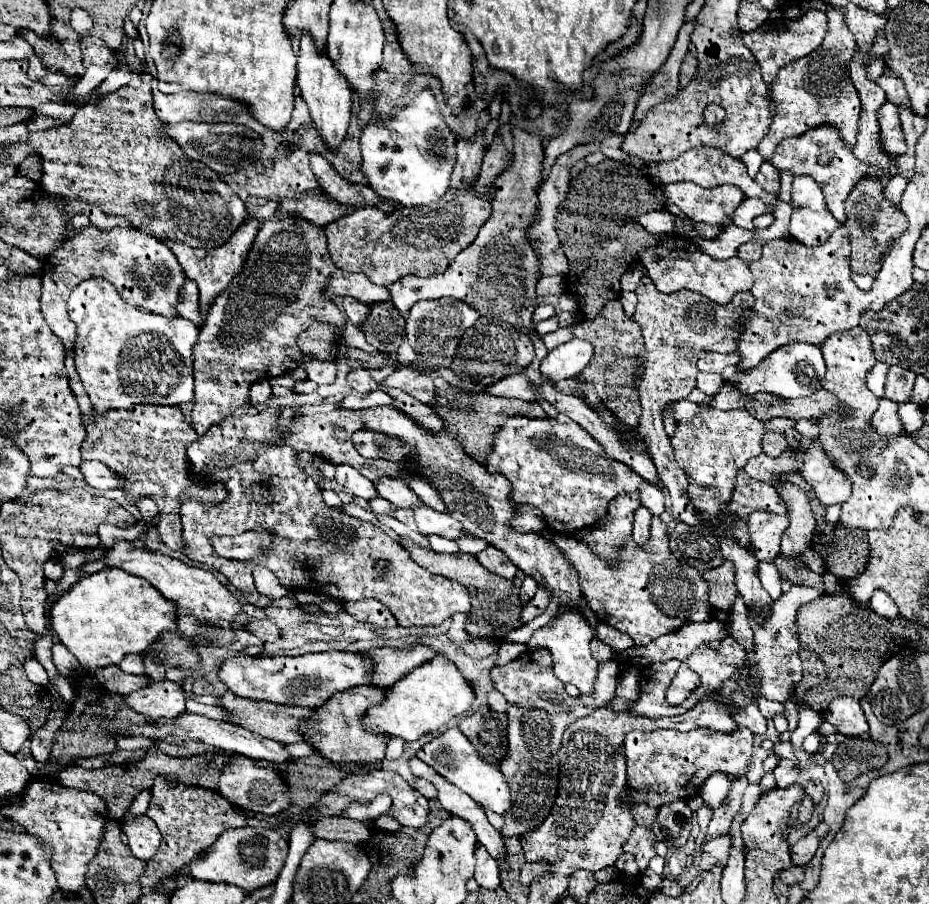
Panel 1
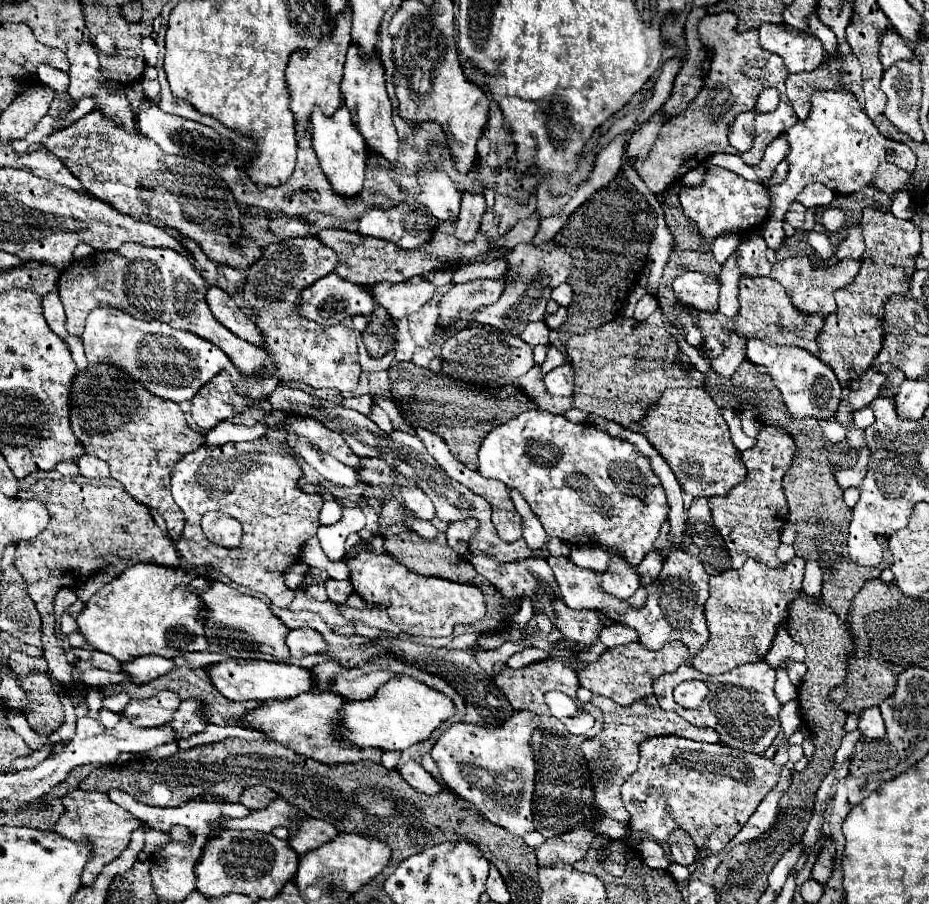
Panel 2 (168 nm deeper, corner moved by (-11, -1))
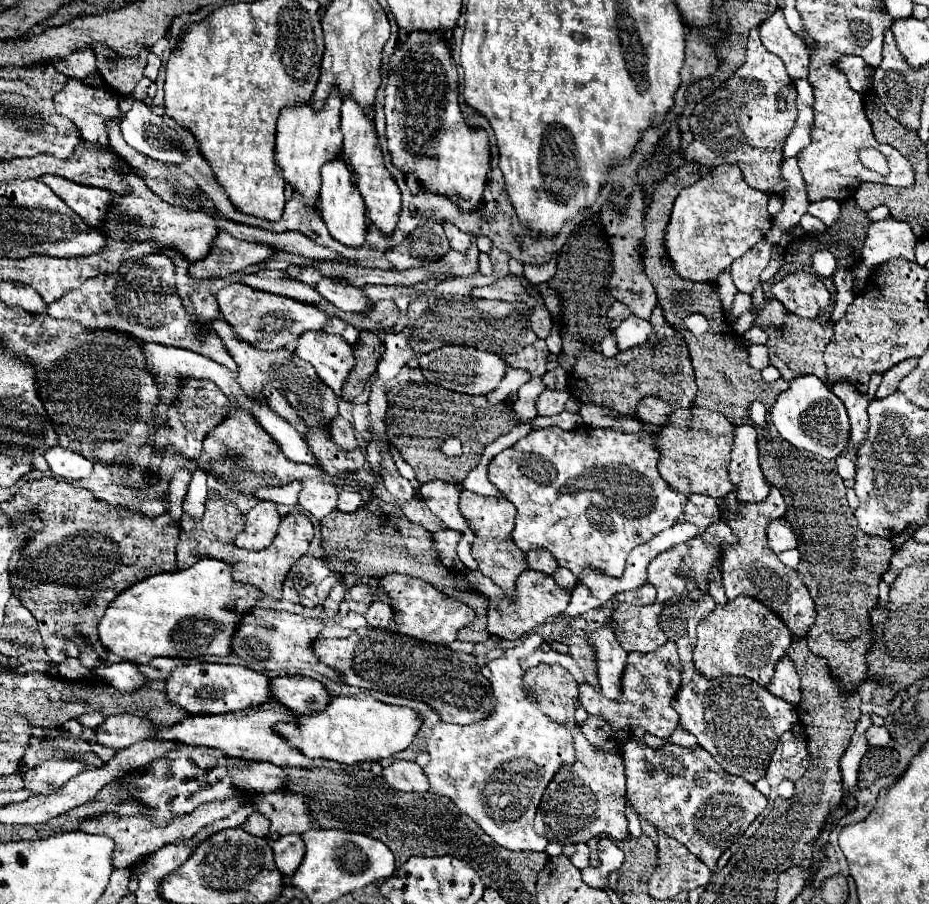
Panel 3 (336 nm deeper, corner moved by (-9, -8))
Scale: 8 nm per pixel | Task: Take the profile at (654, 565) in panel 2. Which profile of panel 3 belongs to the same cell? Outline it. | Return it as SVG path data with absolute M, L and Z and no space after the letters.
M645 583L639 589L623 591L623 593L615 595L615 597L617 597L617 601L625 601L625 603L631 603L631 605L649 605L649 603L655 601L657 593L655 593L655 587L651 583Z

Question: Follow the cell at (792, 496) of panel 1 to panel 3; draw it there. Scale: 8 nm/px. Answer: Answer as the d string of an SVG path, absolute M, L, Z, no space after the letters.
M739 595L725 605L717 603L697 627L697 647L693 649L693 665L705 679L723 675L749 677L767 685L771 681L777 659L781 659L791 645L791 631L779 615L751 595Z

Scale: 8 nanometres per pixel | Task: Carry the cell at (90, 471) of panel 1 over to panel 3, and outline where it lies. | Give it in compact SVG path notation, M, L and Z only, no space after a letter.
M53 447L51 451L47 451L45 459L53 475L63 481L79 481L93 473L93 463L87 457L67 451L63 447Z

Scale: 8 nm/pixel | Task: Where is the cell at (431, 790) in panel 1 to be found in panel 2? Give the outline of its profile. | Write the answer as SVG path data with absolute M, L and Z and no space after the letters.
M407 762L407 764L399 764L397 772L403 776L403 780L407 780L409 786L413 786L417 792L423 792L427 796L435 796L439 792L439 784L435 782L435 778L417 762Z

